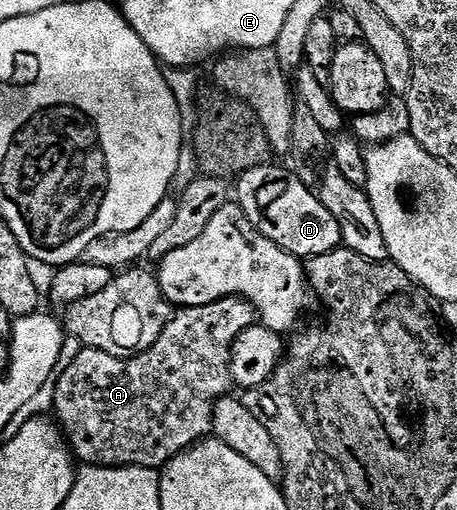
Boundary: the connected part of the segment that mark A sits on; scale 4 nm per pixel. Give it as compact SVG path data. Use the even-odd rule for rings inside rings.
M219 299L210 305L179 308L162 329L158 341L131 359L119 359L93 347L84 347L69 367L59 372L54 393L54 415L73 456L89 467L160 469L201 439L209 438L214 405L234 387L228 368L232 342L257 319L255 307L245 299Z

